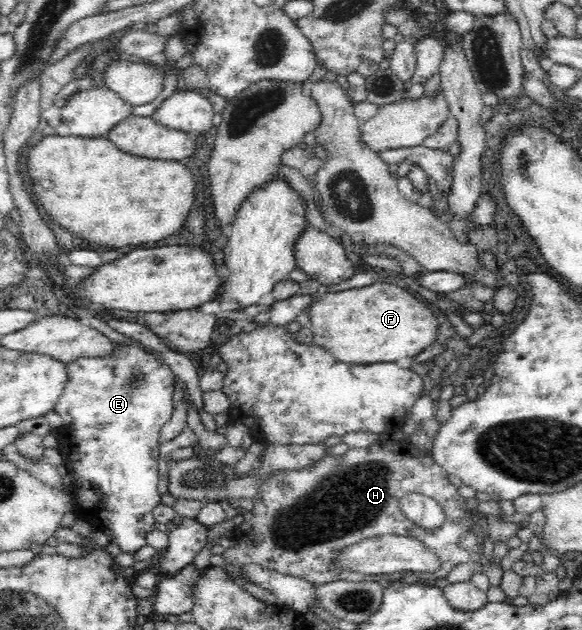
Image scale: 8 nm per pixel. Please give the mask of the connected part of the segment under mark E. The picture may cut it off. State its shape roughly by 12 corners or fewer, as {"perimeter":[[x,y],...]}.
{"perimeter":[[142,343],[65,363],[76,520],[122,552],[155,524],[175,374]]}

